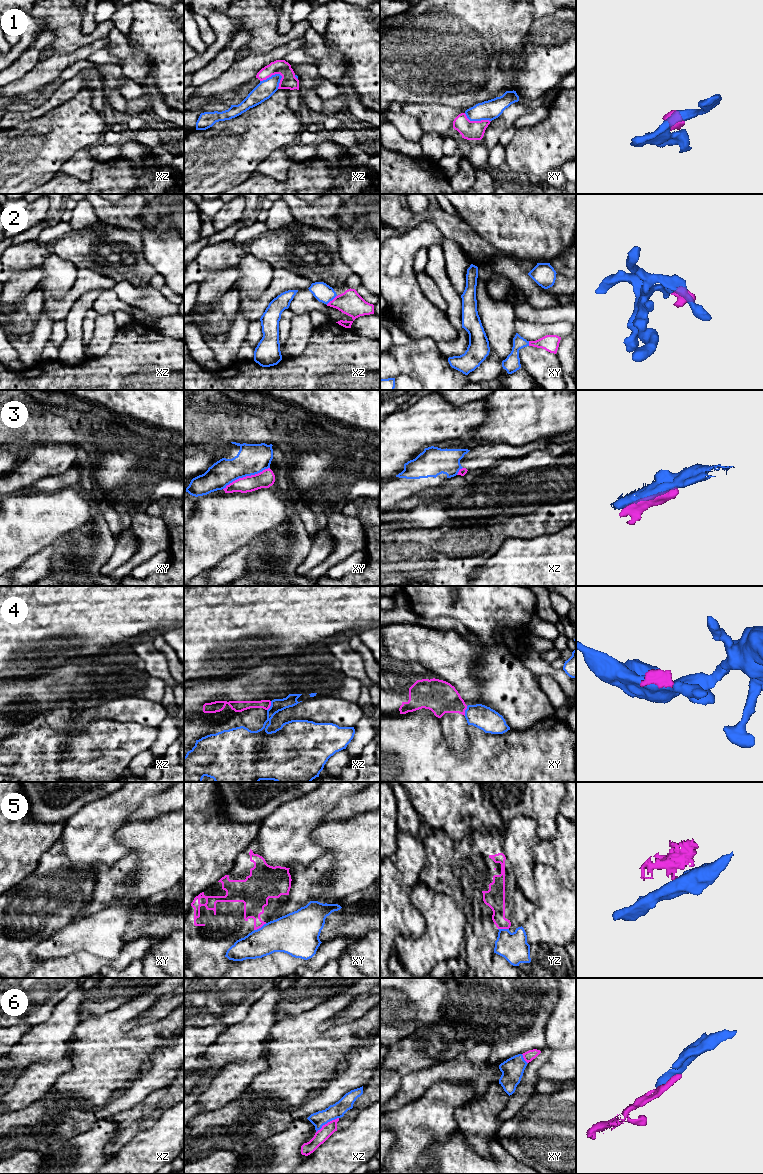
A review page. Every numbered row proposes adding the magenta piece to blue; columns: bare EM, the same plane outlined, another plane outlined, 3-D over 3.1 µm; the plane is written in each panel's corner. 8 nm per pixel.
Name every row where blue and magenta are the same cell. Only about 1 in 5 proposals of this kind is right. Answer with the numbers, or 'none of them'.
2, 6

